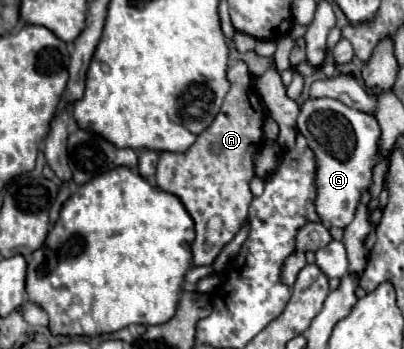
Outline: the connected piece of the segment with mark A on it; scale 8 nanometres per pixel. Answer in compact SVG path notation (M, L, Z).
M230 62L230 90L214 122L198 134L196 142L182 154L162 152L156 166L156 188L180 198L194 220L196 240L192 242L192 264L212 264L220 250L240 230L252 202L250 180L254 176L254 154L262 146L262 102L250 82L244 62Z

